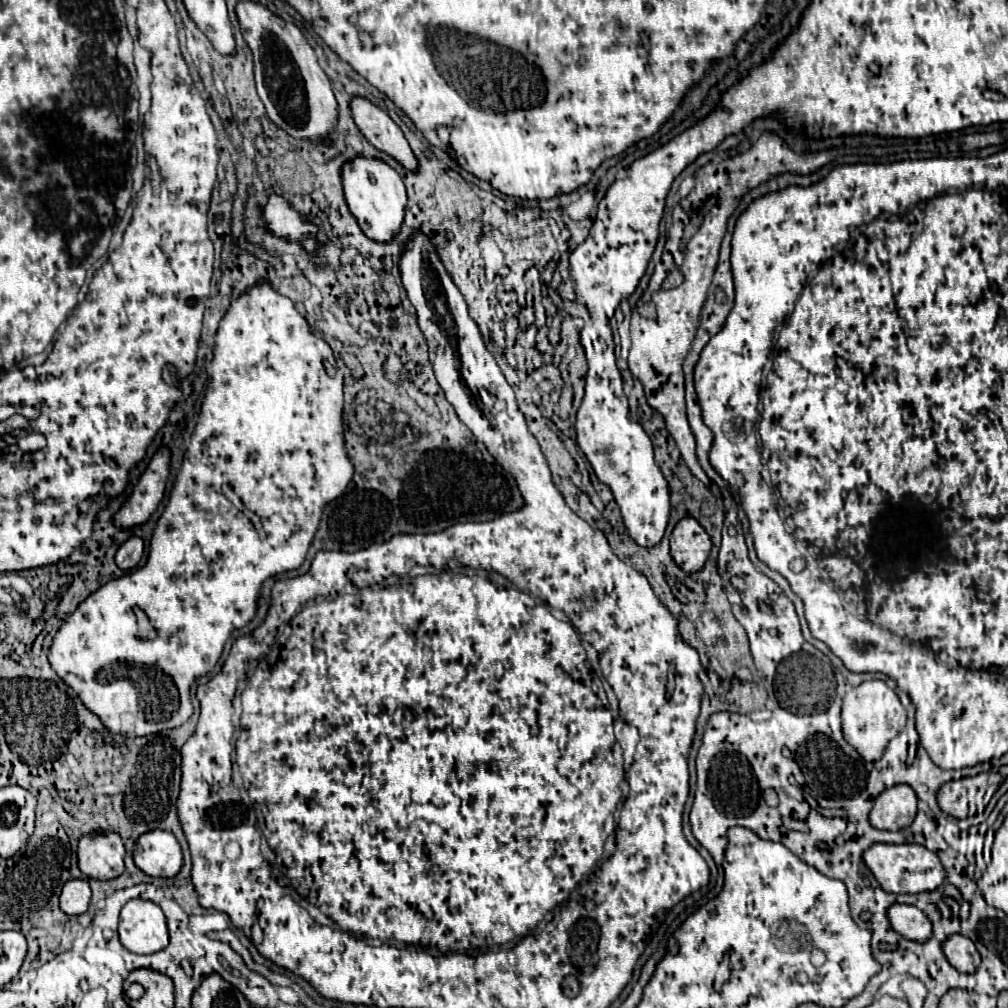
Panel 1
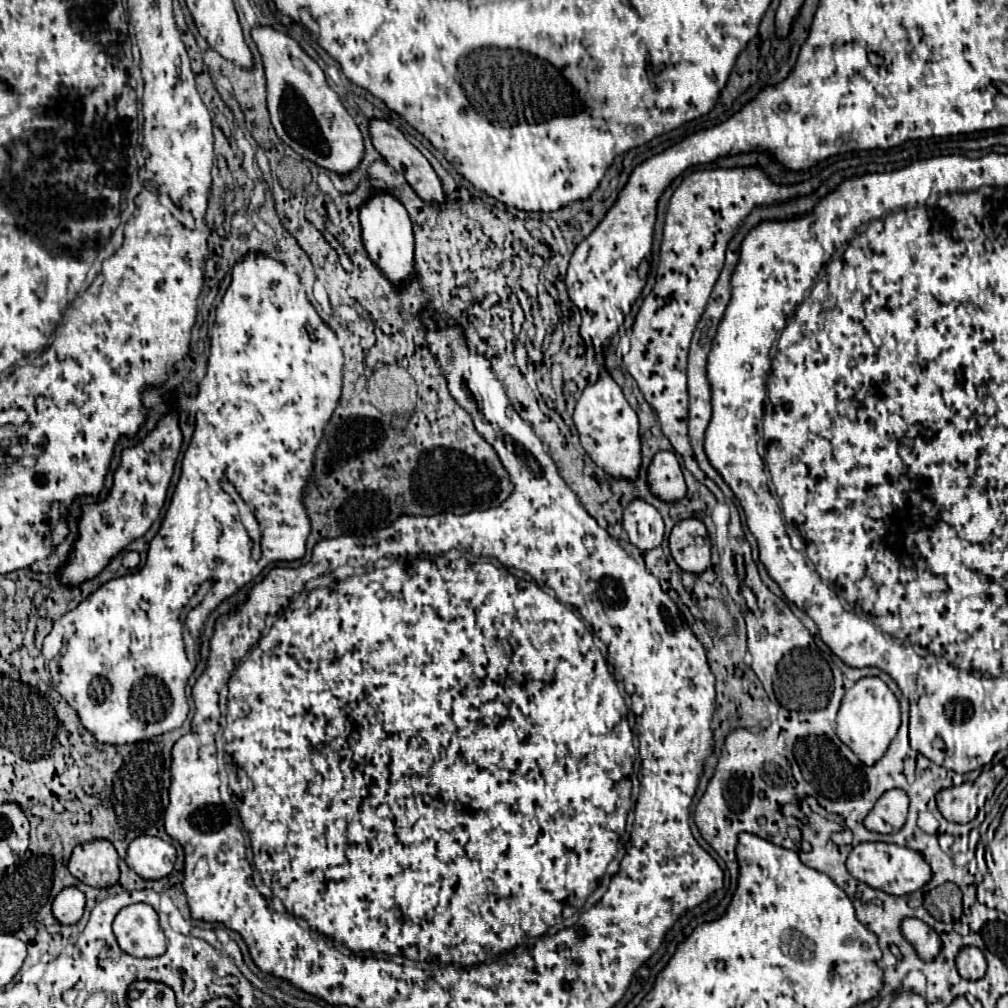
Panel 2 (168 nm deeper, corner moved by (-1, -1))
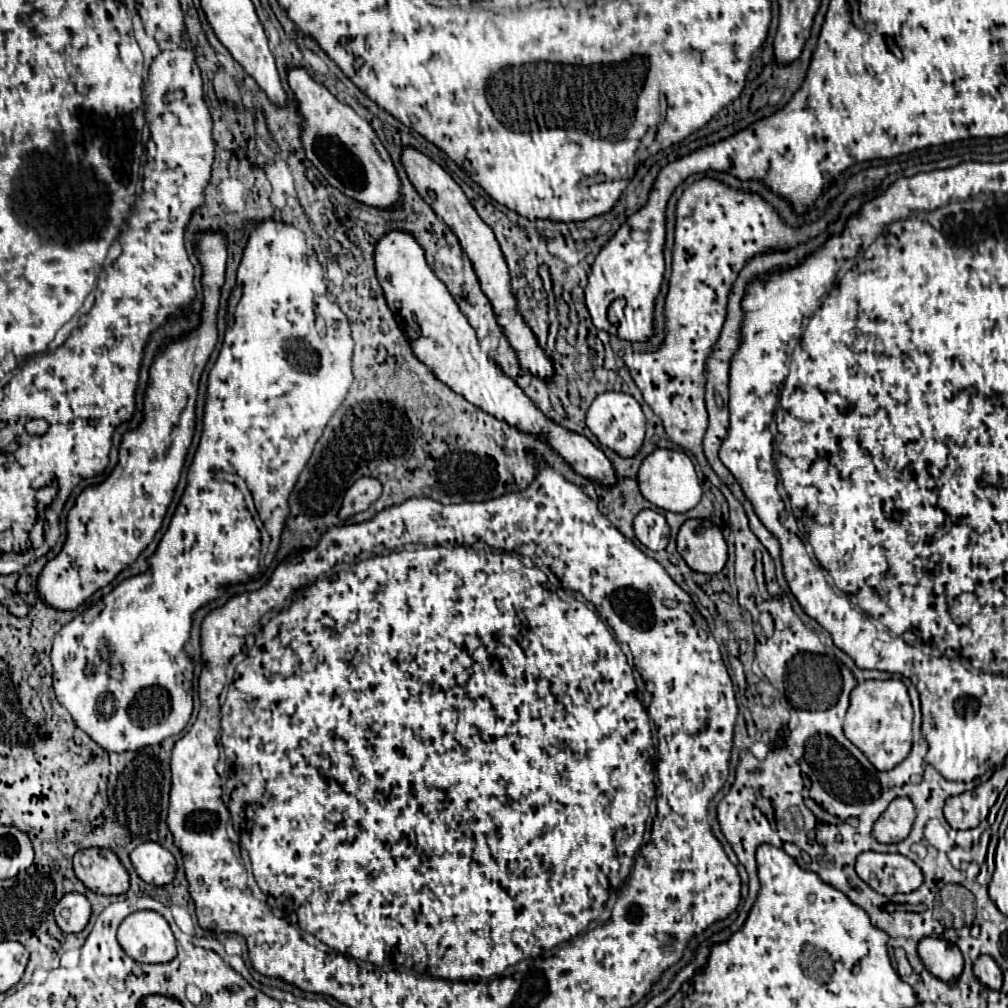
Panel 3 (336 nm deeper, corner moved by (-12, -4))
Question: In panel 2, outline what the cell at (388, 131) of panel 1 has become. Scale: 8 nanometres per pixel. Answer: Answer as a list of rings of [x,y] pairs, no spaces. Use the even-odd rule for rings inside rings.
[[[373,119],[373,121],[371,121],[371,139],[373,139],[375,149],[381,153],[381,157],[383,157],[397,173],[401,173],[401,175],[407,179],[407,183],[413,187],[413,191],[415,191],[423,201],[427,201],[427,203],[445,203],[445,201],[447,201],[447,195],[443,193],[443,185],[441,185],[437,173],[433,171],[431,163],[421,155],[421,151],[419,151],[417,147],[413,147],[413,145],[405,139],[405,135],[403,135],[397,127],[389,125],[387,121]]]

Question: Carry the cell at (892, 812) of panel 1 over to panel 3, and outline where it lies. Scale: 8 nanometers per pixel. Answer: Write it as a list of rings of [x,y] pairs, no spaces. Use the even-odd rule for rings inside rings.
[[[896,798],[876,820],[872,834],[878,842],[886,844],[900,842],[910,834],[914,818],[916,818],[914,804],[908,798]]]

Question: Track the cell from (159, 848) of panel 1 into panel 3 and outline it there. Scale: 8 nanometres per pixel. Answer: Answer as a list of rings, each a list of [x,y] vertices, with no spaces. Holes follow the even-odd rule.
[[[144,842],[130,852],[130,860],[138,876],[146,884],[164,886],[176,876],[176,860],[168,848],[158,842]]]

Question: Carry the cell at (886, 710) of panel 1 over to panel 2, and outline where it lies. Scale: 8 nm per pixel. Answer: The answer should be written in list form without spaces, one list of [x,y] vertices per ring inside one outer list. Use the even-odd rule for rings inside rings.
[[[863,677],[859,679],[851,689],[847,689],[841,709],[837,713],[837,735],[839,739],[865,763],[873,765],[877,759],[881,759],[897,735],[897,729],[901,725],[901,711],[899,701],[893,695],[893,691],[879,679],[879,677]]]

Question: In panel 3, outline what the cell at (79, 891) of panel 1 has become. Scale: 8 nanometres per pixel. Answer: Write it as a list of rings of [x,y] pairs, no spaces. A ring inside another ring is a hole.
[[[66,894],[54,908],[56,924],[64,932],[82,932],[90,920],[92,906],[84,894]]]

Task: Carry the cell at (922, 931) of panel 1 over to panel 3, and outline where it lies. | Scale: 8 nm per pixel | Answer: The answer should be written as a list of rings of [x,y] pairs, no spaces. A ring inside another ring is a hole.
[[[922,938],[918,944],[918,954],[930,974],[944,982],[954,982],[962,970],[962,952],[956,944],[942,938]]]

